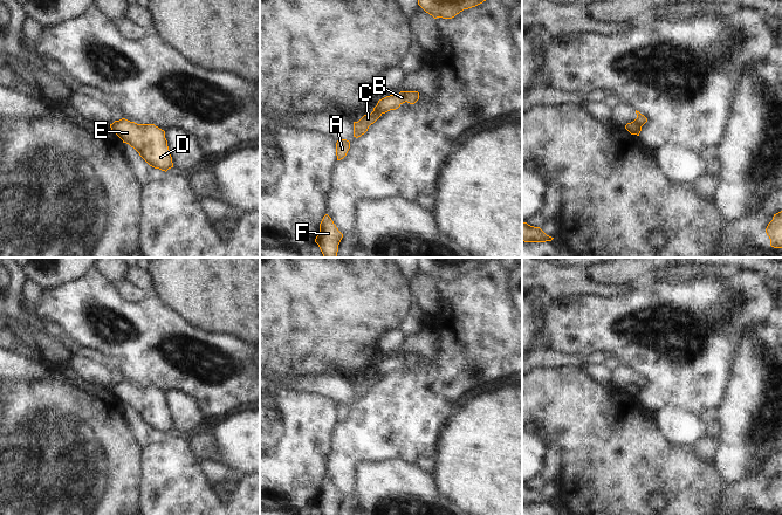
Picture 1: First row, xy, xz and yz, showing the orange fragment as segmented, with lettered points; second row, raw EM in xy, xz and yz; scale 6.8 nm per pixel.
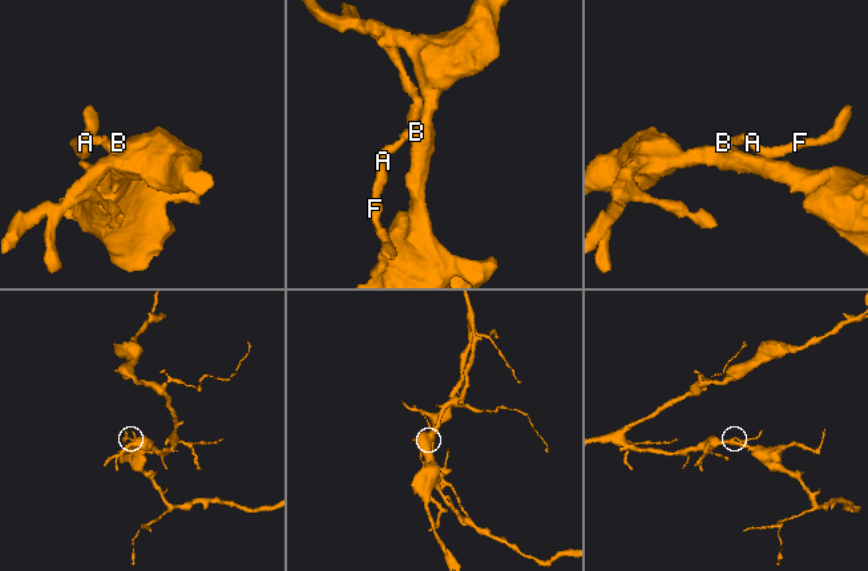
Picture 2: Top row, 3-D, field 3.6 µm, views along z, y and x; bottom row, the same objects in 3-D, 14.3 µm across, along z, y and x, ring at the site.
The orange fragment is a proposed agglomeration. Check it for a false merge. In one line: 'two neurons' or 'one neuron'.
two neurons

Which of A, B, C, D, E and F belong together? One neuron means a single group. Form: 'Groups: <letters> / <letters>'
Groups: A C F / B D E

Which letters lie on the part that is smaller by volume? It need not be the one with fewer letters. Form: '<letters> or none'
A, C, F

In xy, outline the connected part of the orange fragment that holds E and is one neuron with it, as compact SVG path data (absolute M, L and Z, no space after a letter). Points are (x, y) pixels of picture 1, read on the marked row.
M125 118L110 124L111 130L133 147L152 167L167 171L173 167L165 131L155 124L137 124Z

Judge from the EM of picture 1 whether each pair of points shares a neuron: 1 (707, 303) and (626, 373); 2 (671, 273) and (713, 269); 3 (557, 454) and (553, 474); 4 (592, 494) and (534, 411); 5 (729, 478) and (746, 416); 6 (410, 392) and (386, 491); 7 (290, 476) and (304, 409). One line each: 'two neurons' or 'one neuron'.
1: two neurons
2: one neuron
3: one neuron
4: one neuron
5: one neuron
6: two neurons
7: one neuron

